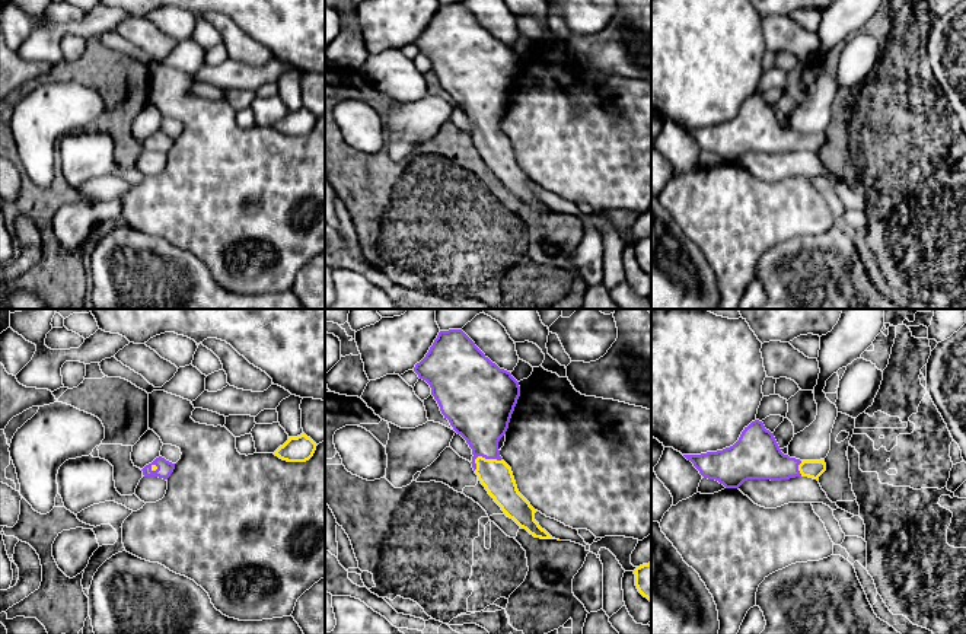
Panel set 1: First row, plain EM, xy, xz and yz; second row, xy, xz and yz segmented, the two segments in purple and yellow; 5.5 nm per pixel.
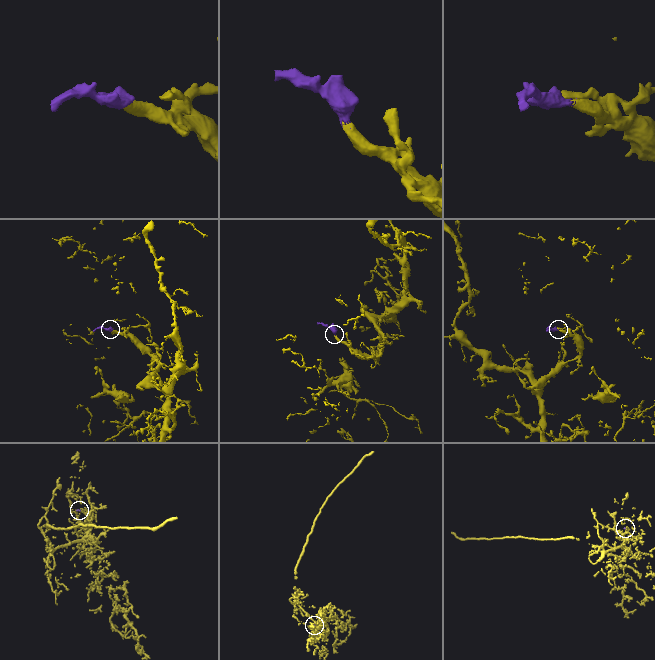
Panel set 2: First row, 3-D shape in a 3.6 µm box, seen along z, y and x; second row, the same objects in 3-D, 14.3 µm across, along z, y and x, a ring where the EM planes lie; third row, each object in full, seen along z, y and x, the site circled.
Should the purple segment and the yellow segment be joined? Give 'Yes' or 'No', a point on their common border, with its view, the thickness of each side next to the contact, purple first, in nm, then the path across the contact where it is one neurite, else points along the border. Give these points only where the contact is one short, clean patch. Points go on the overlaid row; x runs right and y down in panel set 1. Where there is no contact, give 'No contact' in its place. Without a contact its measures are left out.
Yes. Touches purple at xz (482, 456). Thickness 340 nm (purple) against 180 nm. Path across: xz (480, 411), (482, 456), (496, 475)

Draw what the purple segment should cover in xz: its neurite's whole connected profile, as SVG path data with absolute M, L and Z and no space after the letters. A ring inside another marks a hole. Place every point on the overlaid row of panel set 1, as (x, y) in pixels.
M462 329L440 331L414 372L430 385L441 414L472 449L472 468L501 510L535 538L555 539L535 520L538 510L519 493L511 468L500 456L498 442L520 396L511 373L492 363Z

